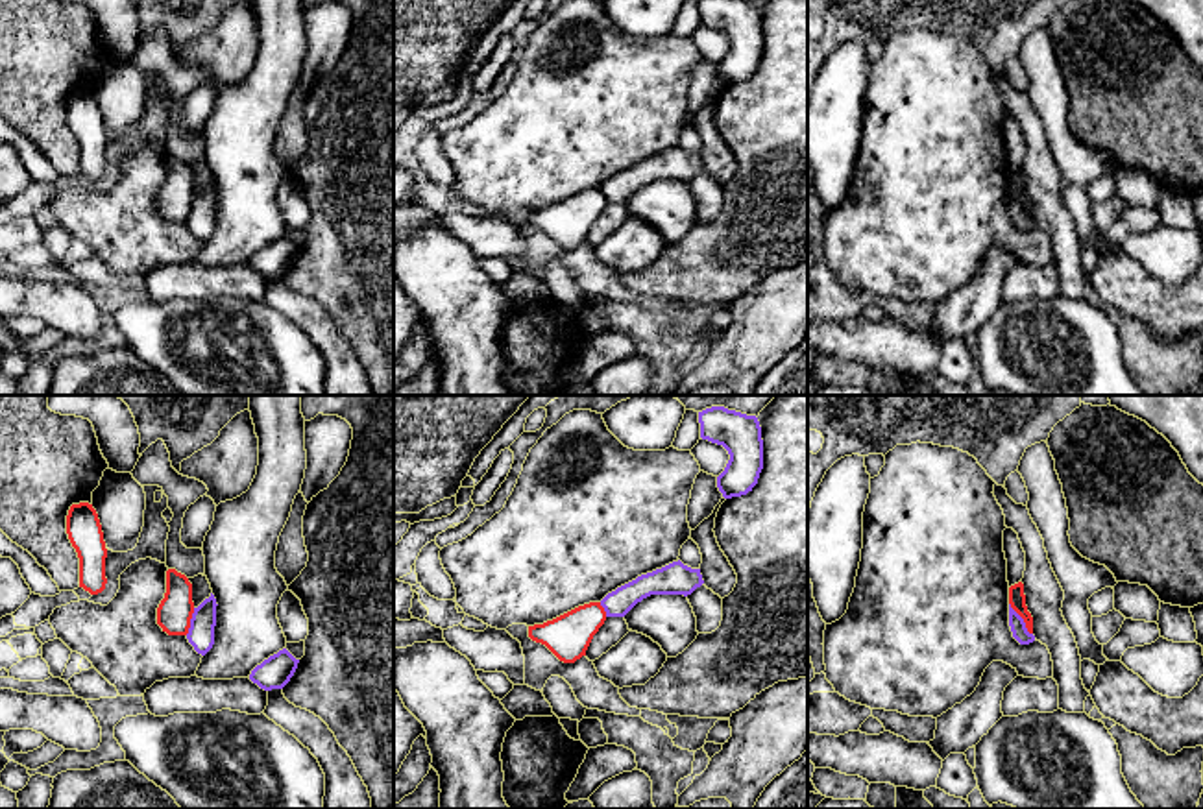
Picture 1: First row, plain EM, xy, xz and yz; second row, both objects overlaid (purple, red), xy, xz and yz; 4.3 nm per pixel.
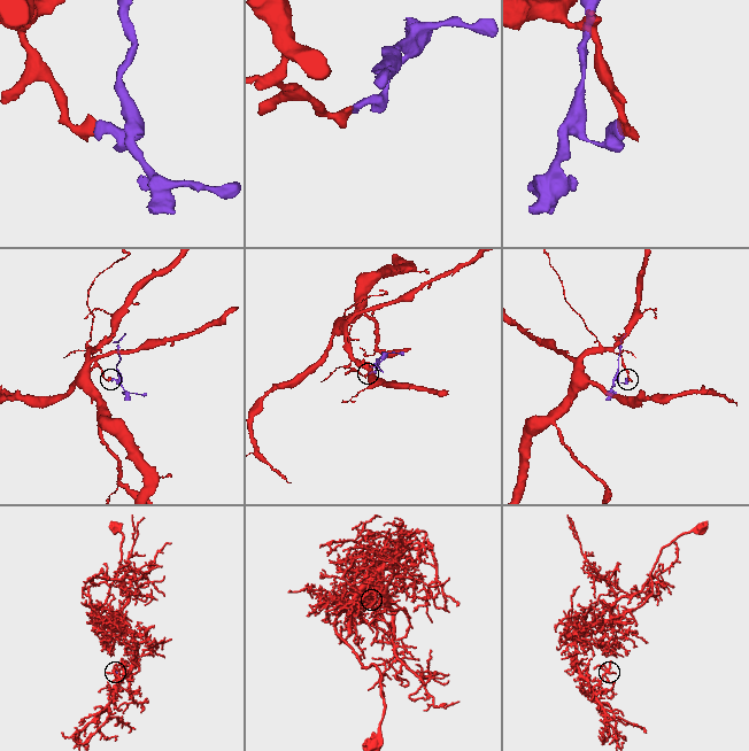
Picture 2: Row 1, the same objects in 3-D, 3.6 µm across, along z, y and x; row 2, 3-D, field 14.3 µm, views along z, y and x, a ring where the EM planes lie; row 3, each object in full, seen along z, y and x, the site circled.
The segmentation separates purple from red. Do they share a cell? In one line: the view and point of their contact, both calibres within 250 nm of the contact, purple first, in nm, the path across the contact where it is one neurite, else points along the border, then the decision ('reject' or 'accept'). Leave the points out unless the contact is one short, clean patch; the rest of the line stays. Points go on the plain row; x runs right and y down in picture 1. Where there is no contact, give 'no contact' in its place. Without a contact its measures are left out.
yz (1022, 205) | 70/80 nm | along yz (1009, 189), (1032, 220) | reject

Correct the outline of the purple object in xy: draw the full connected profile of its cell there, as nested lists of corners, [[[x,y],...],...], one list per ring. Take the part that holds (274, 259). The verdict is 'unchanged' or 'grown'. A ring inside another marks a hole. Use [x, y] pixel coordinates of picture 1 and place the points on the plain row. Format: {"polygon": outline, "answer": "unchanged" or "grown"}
{"polygon": [[[286,235],[264,246],[257,251],[249,266],[264,277],[283,275],[298,255],[299,246],[296,246]]], "answer": "unchanged"}

